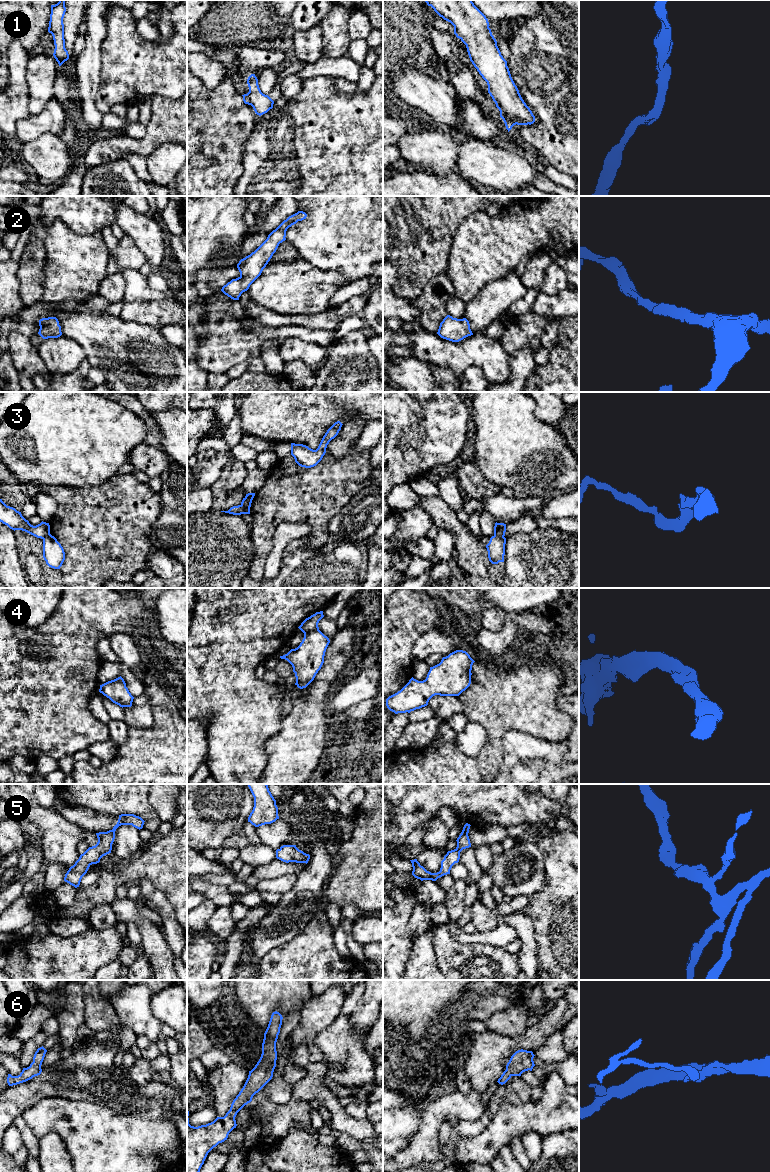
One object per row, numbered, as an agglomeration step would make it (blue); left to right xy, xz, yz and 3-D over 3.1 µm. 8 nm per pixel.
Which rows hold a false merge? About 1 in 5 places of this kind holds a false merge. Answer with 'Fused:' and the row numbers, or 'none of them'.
Fused: 3

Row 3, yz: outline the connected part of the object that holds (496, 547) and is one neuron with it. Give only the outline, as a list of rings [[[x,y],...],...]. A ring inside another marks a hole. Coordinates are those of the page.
[[[492,536],[489,543],[486,545],[488,551],[488,558],[492,564],[504,562],[505,555],[505,537]]]

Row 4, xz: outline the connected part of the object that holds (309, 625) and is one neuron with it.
[[[320,611],[306,618],[298,627],[304,633],[300,645],[280,656],[292,665],[296,677],[295,685],[300,689],[306,688],[314,680],[324,663],[330,640],[318,627],[323,617],[323,611]]]

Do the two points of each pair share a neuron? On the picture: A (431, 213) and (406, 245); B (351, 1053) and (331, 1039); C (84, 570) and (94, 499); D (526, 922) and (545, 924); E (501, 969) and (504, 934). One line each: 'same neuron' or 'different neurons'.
A: same neuron
B: same neuron
C: same neuron
D: different neurons
E: different neurons

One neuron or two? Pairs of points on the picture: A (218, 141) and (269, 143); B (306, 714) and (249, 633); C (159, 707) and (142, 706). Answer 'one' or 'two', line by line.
A: two
B: two
C: two

